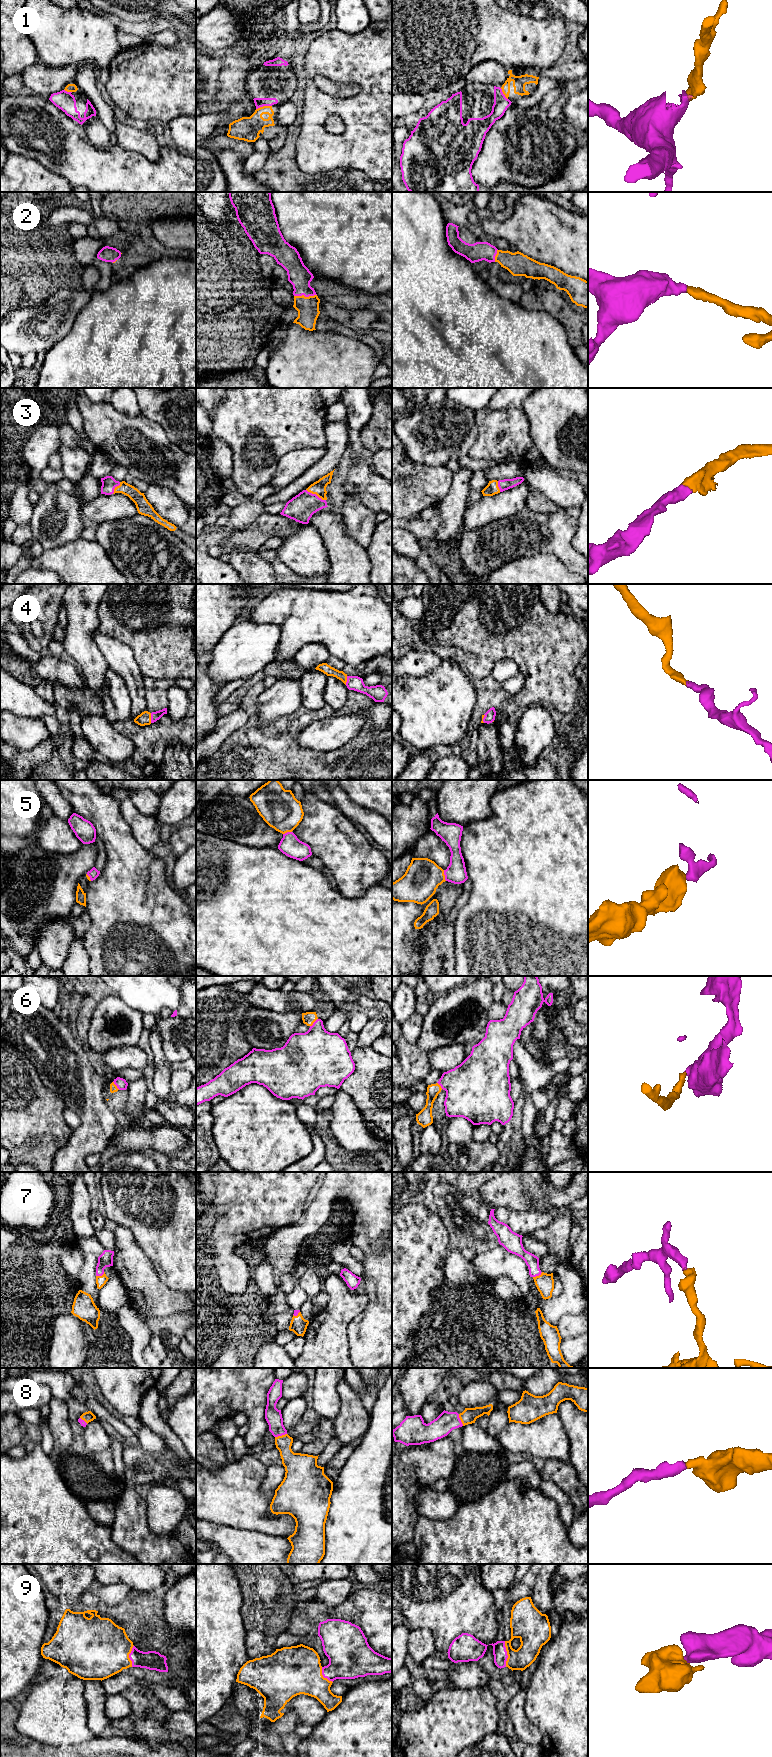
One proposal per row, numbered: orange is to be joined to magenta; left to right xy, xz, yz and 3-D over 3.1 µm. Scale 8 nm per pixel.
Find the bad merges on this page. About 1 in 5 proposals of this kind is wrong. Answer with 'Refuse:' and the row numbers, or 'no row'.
Refuse: 1

